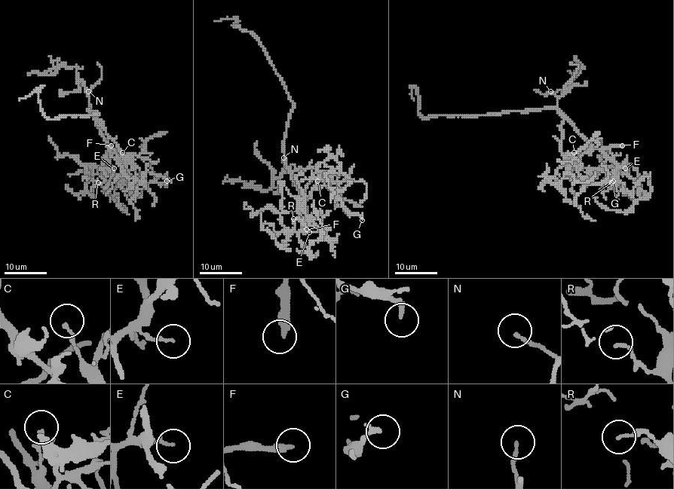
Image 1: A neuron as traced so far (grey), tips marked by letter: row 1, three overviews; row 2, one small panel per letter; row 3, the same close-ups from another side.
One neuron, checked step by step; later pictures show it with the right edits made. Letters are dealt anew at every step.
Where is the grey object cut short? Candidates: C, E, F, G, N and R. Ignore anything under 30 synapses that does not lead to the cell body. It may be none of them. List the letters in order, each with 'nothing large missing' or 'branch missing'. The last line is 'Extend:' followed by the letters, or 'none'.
C: nothing large missing
E: nothing large missing
F: branch missing
G: nothing large missing
N: branch missing
R: nothing large missing
Extend: F, N

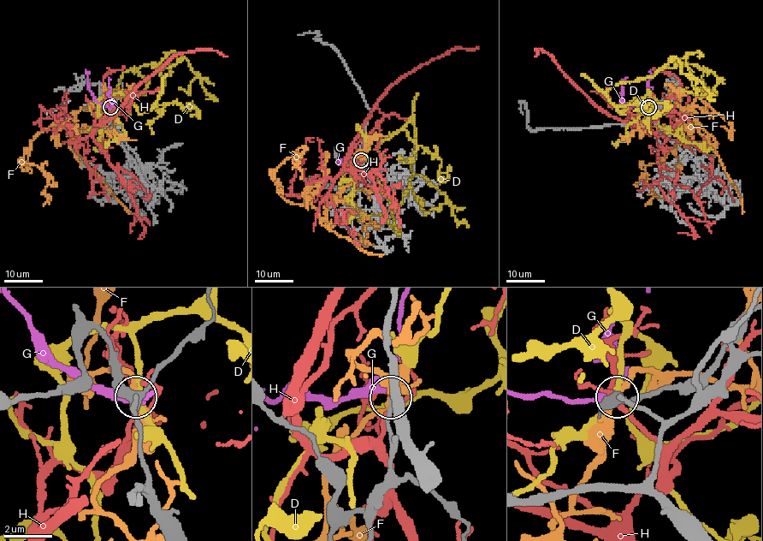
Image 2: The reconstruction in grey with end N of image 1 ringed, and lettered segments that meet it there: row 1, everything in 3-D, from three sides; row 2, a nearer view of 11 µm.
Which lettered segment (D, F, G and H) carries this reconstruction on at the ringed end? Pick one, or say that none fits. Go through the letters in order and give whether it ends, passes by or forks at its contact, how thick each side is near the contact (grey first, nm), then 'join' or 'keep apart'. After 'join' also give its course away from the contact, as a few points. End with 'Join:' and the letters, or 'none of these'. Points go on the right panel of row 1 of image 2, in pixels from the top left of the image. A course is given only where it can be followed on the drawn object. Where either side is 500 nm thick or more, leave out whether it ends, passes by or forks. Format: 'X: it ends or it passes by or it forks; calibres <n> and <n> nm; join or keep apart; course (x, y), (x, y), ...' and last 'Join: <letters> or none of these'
D: it passes by; calibres 150 and 200 nm; keep apart
F: it passes by; calibres 150 and 200 nm; keep apart
G: it passes by; calibres 150 and 280 nm; join; course (648, 107), (629, 106), (623, 101), (622, 83), (627, 77)
H: it forks; calibres 160 and 130 nm; keep apart
Join: G

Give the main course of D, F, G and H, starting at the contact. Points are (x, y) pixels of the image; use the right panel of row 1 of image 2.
D: (648, 107), (647, 93), (619, 112), (607, 92), (684, 63), (706, 68), (720, 79), (706, 93), (681, 92)
F: (648, 106), (680, 106), (708, 135), (689, 124), (691, 131), (684, 140), (645, 166), (652, 193), (666, 199)
G: (648, 107), (629, 106), (623, 101), (622, 83), (627, 77)
H: (648, 107), (657, 117), (645, 128), (609, 115), (600, 109), (560, 70), (547, 51), (535, 50), (535, 56)

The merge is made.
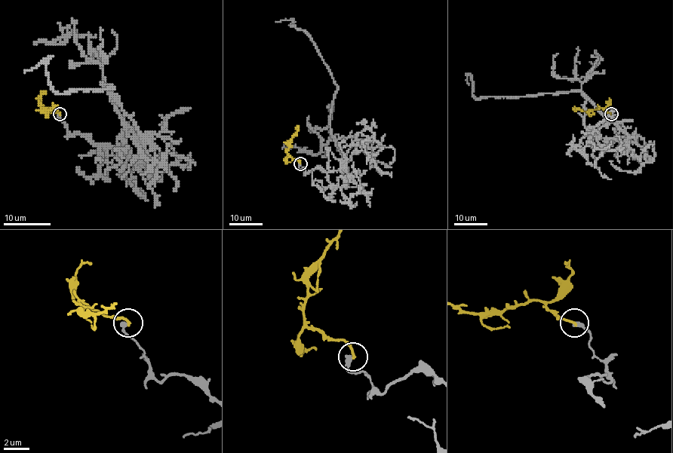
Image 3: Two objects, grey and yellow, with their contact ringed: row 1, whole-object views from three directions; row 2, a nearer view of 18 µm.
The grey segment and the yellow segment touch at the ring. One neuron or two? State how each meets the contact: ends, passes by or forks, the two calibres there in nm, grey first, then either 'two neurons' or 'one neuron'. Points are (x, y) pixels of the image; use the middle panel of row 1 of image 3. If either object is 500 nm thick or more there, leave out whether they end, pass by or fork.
grey ends; yellow ends; calibres 380 and 200 nm; two neurons

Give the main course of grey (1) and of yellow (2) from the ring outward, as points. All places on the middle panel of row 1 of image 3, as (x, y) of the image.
1: (299, 164), (345, 183), (330, 131), (338, 87), (312, 39), (276, 21)
2: (299, 164), (287, 153), (290, 139), (299, 126)

